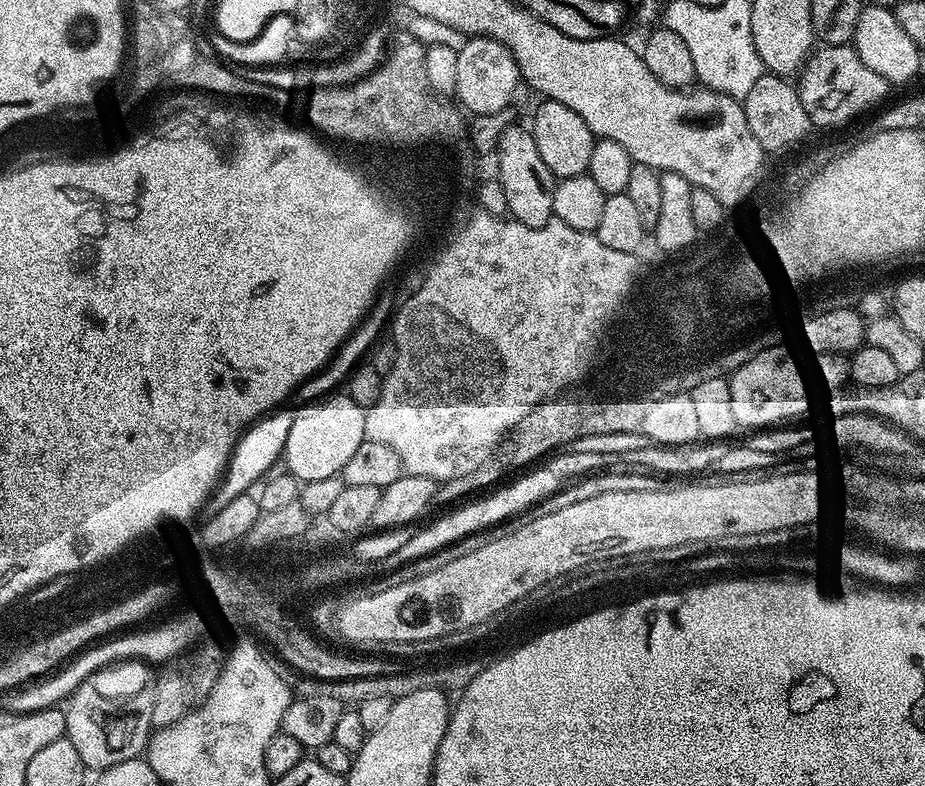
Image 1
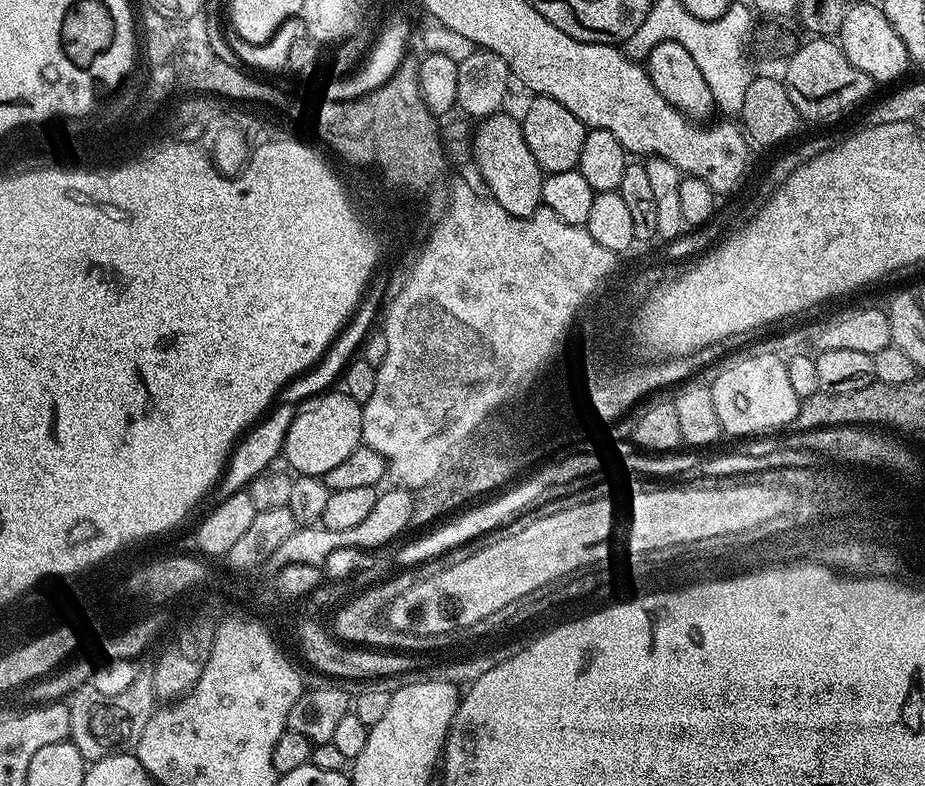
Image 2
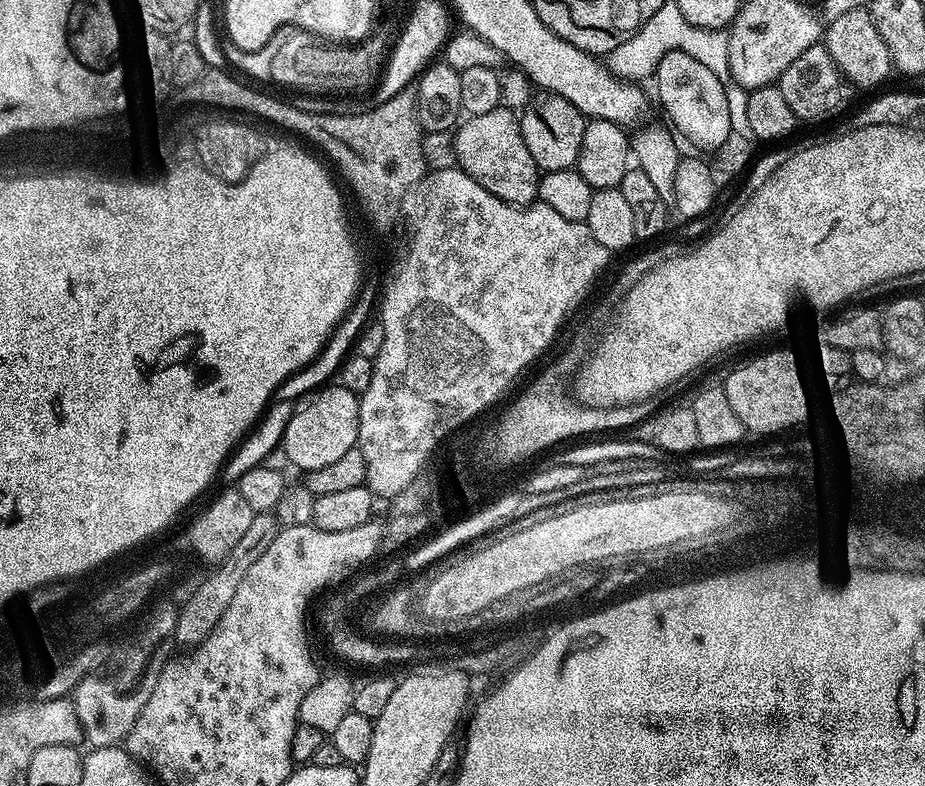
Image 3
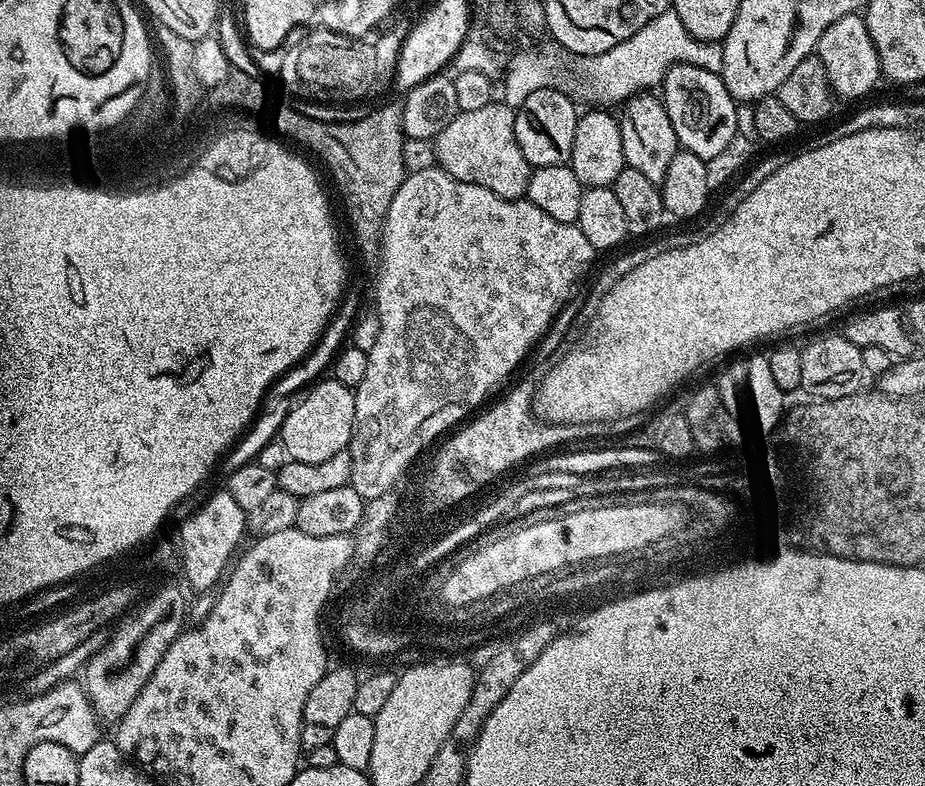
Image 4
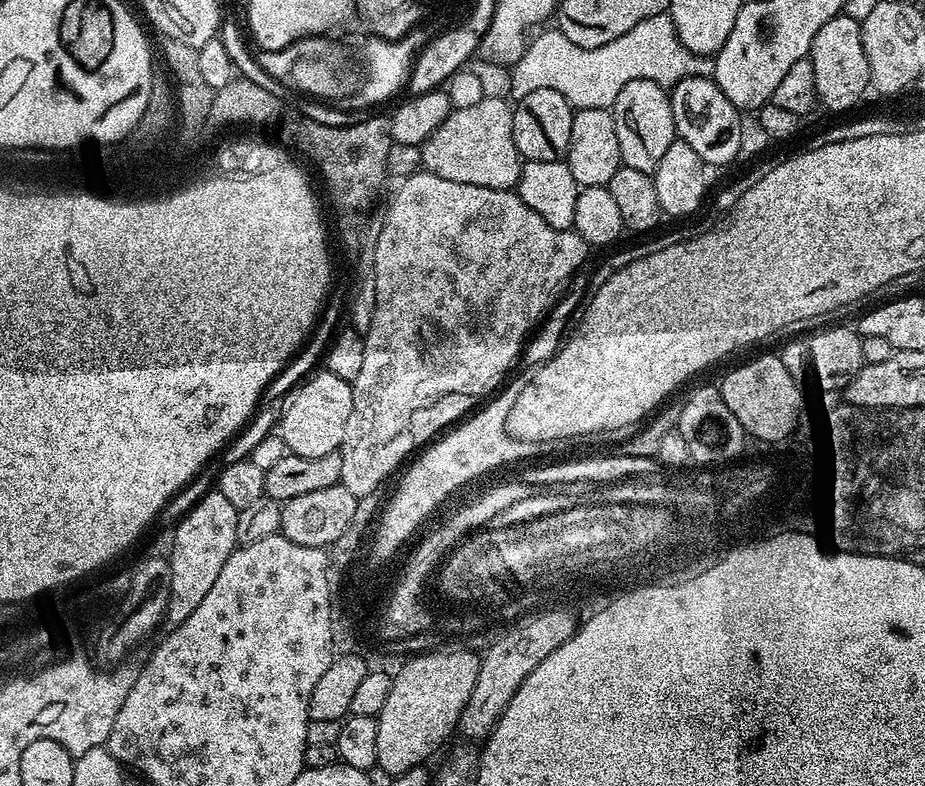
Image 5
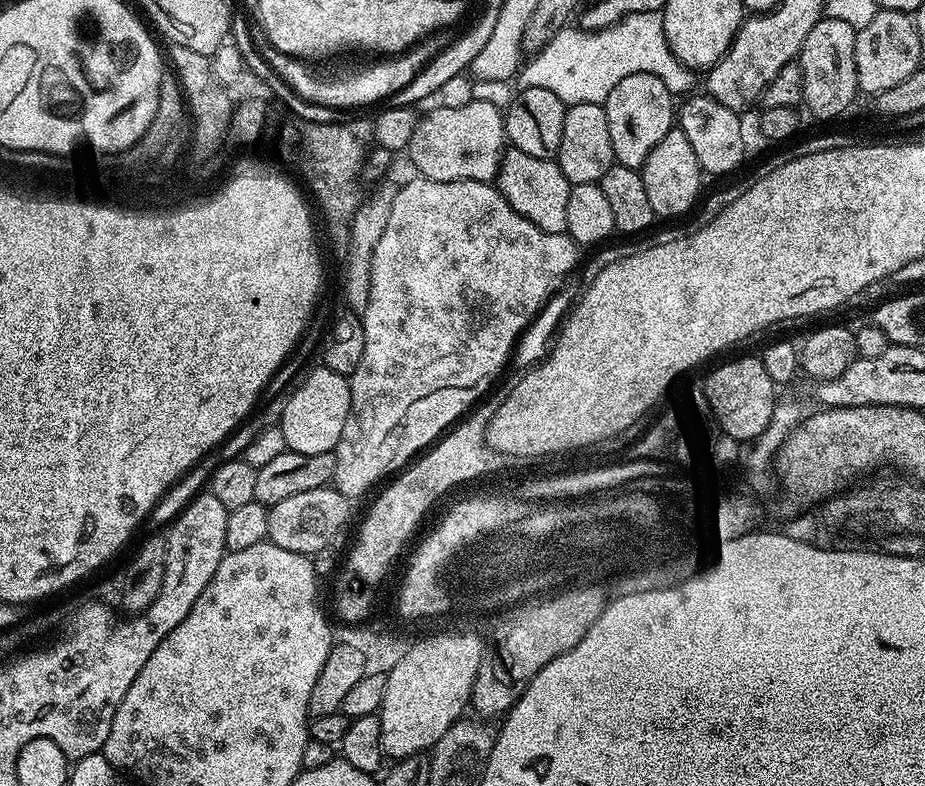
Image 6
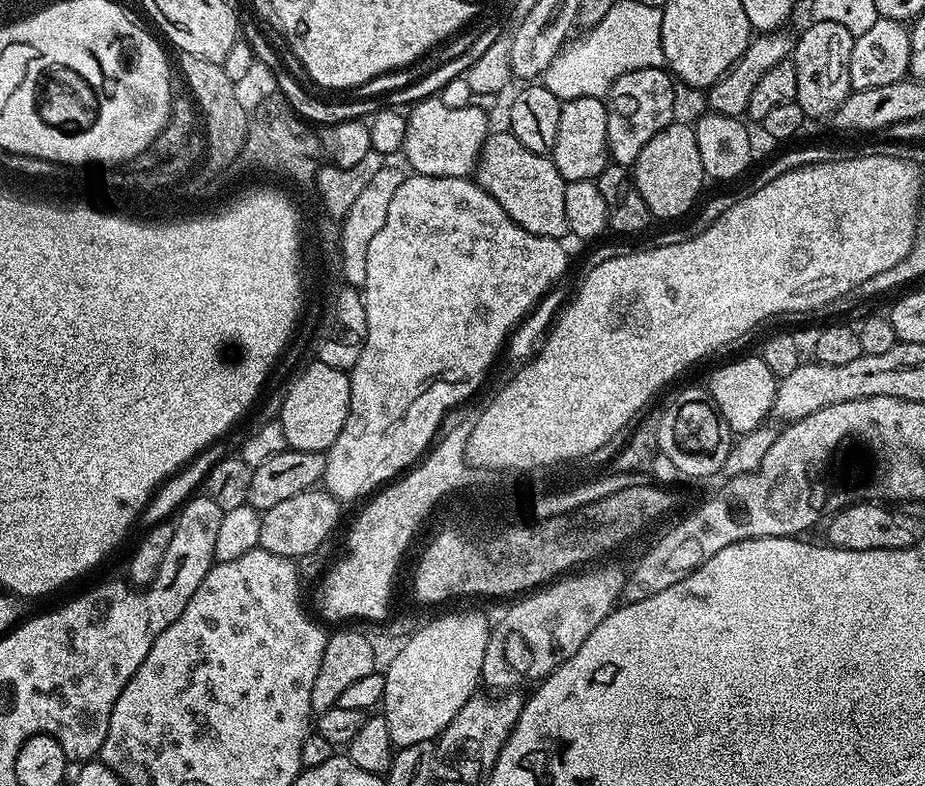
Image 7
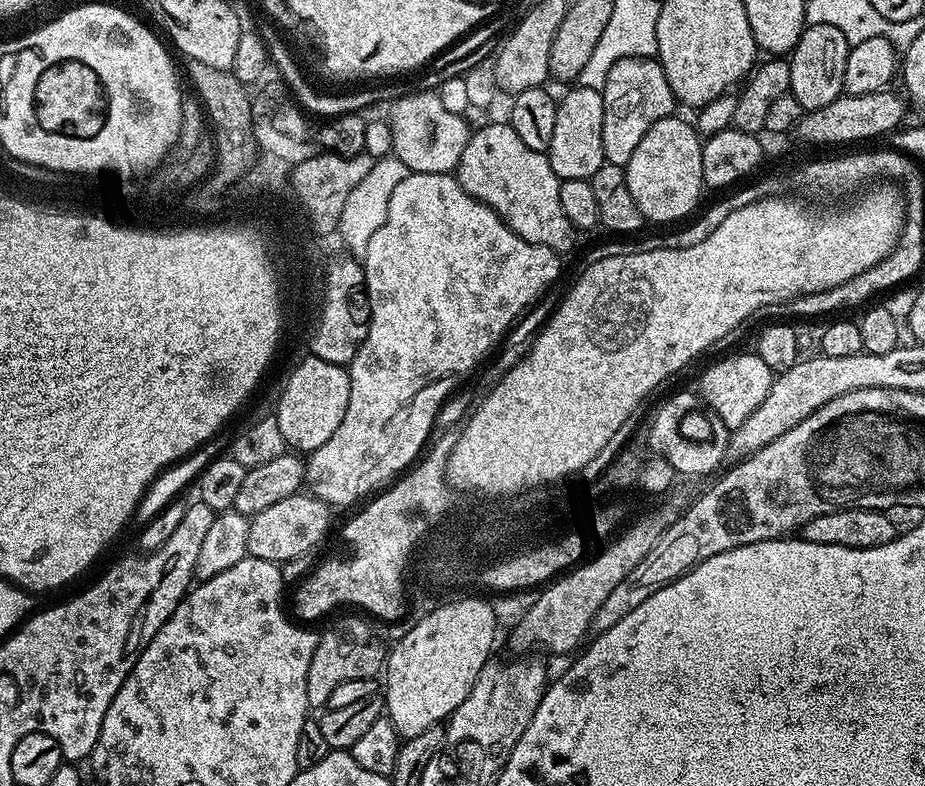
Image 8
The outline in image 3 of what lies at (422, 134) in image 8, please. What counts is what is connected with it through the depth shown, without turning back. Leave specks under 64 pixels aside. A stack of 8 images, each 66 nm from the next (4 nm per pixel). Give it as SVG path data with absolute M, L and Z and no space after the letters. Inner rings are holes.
M501 106L487 114L468 116L455 129L454 137L458 167L490 190L490 194L518 208L537 203L542 173L534 158L530 158L526 138L522 138L519 115L513 109Z

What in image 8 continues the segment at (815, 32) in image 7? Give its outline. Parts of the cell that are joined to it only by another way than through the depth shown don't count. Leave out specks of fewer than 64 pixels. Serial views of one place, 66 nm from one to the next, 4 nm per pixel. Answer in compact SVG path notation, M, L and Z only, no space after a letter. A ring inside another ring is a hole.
M826 24L805 27L790 53L790 86L788 91L804 107L805 112L813 112L822 106L830 106L844 92L844 75L850 45L845 34L835 26Z

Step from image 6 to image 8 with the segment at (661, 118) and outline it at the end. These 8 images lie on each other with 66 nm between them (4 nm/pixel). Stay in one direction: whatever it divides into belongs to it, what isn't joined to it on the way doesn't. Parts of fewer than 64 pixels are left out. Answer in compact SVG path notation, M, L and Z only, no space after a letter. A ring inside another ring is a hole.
M635 56L622 58L610 66L610 74L606 74L604 93L604 113L602 114L602 150L604 159L609 164L621 166L630 162L630 154L634 154L638 142L646 135L646 130L654 126L662 118L673 115L678 101L670 90L670 82L666 82L666 74L662 70L659 59L651 56Z

